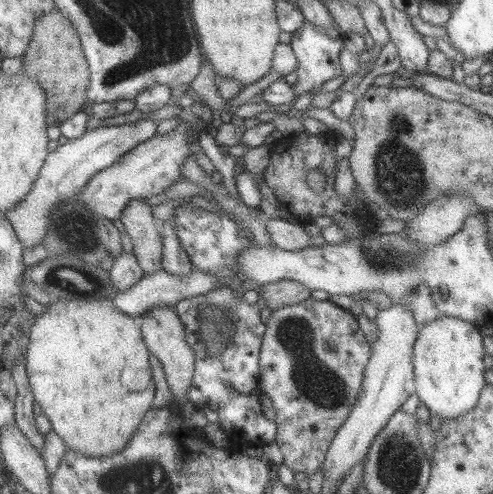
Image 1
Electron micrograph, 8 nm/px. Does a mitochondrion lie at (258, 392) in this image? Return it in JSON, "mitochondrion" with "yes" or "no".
{"mitochondrion":"no"}

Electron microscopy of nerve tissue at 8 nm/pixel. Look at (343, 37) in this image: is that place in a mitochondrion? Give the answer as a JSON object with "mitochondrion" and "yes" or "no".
{"mitochondrion":"no"}

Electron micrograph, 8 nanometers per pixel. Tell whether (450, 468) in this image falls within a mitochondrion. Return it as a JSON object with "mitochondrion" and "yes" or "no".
{"mitochondrion":"no"}

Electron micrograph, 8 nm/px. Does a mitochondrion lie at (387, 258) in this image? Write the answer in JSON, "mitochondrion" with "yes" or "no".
{"mitochondrion":"yes"}

